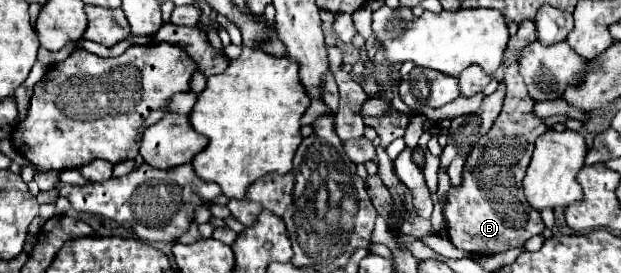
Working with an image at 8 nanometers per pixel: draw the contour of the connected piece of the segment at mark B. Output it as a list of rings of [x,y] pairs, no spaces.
[[[522,21],[520,29],[508,41],[508,51],[504,55],[504,85],[506,97],[500,117],[494,127],[478,141],[470,153],[464,167],[464,181],[460,189],[450,189],[444,217],[448,221],[448,239],[462,251],[476,255],[494,255],[522,243],[544,231],[544,221],[540,213],[534,211],[522,193],[522,177],[530,163],[534,141],[548,129],[544,119],[530,115],[534,101],[530,99],[524,79],[518,73],[516,51],[536,41],[536,29],[532,21]]]

